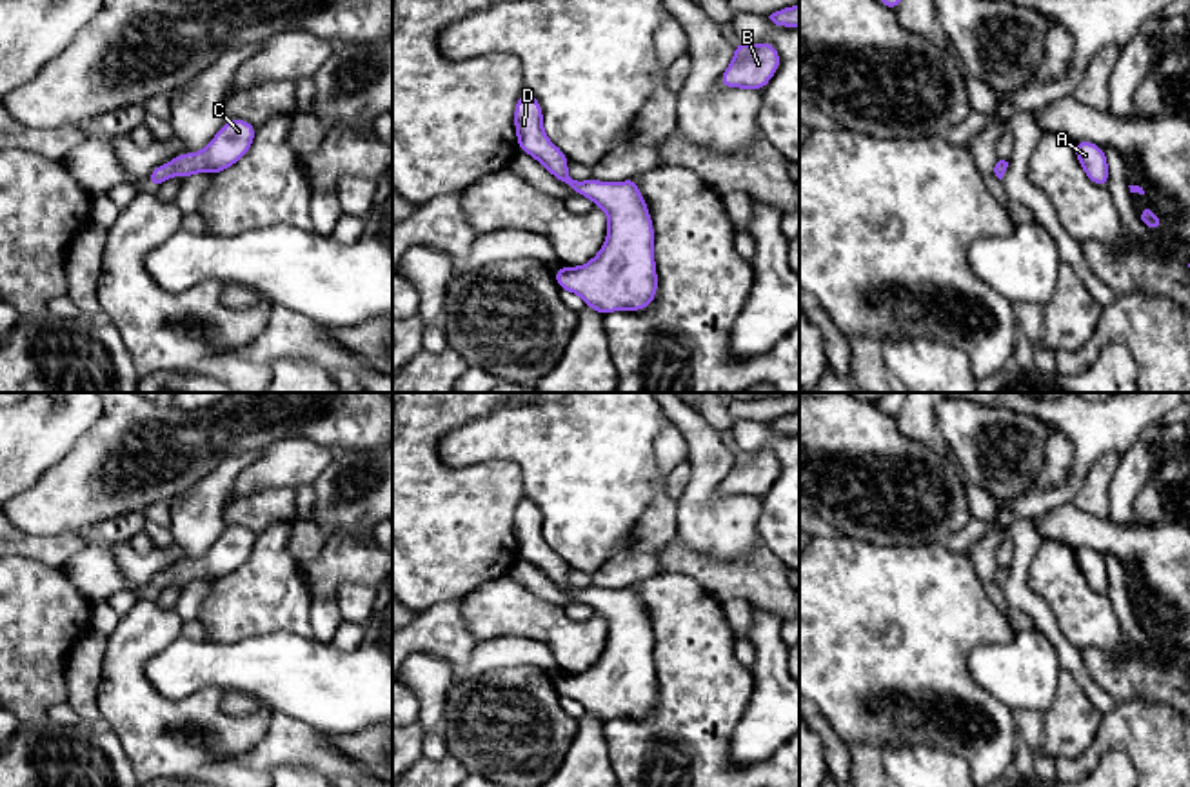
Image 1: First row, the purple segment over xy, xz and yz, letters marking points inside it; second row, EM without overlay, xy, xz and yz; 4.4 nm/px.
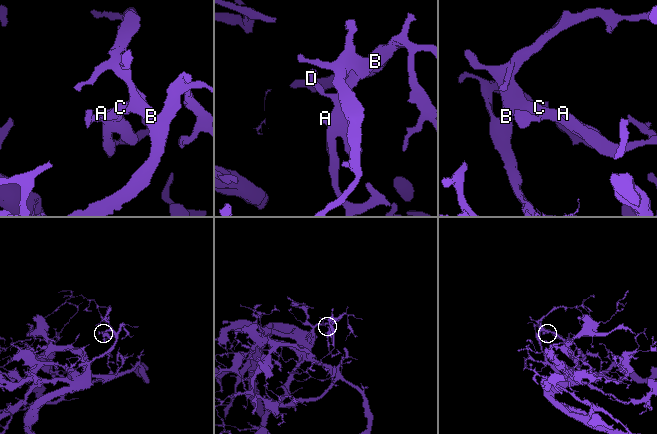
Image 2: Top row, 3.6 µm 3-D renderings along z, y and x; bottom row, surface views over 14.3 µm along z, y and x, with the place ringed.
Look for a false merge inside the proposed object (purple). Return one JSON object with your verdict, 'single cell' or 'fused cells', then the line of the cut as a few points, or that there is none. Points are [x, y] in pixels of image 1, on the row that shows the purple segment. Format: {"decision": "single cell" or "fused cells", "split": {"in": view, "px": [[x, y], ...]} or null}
{"decision": "single cell", "split": null}

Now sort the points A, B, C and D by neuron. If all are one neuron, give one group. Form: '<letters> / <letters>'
A B C D

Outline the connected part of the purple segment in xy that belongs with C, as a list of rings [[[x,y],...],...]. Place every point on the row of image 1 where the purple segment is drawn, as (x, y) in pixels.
[[[227,118],[200,153],[178,153],[169,164],[154,167],[147,176],[147,184],[156,189],[173,174],[178,174],[182,180],[194,173],[218,174],[249,153],[254,134],[256,125],[251,122]]]

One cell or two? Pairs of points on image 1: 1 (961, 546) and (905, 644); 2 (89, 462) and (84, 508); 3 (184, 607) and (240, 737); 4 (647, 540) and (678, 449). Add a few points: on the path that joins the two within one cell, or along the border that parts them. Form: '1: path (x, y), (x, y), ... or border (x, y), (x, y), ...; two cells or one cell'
1: border (942, 542), (965, 557); two cells
2: path (88, 473), (84, 497); one cell
3: border (175, 609), (184, 622); two cells
4: path (660, 518), (662, 471); one cell

